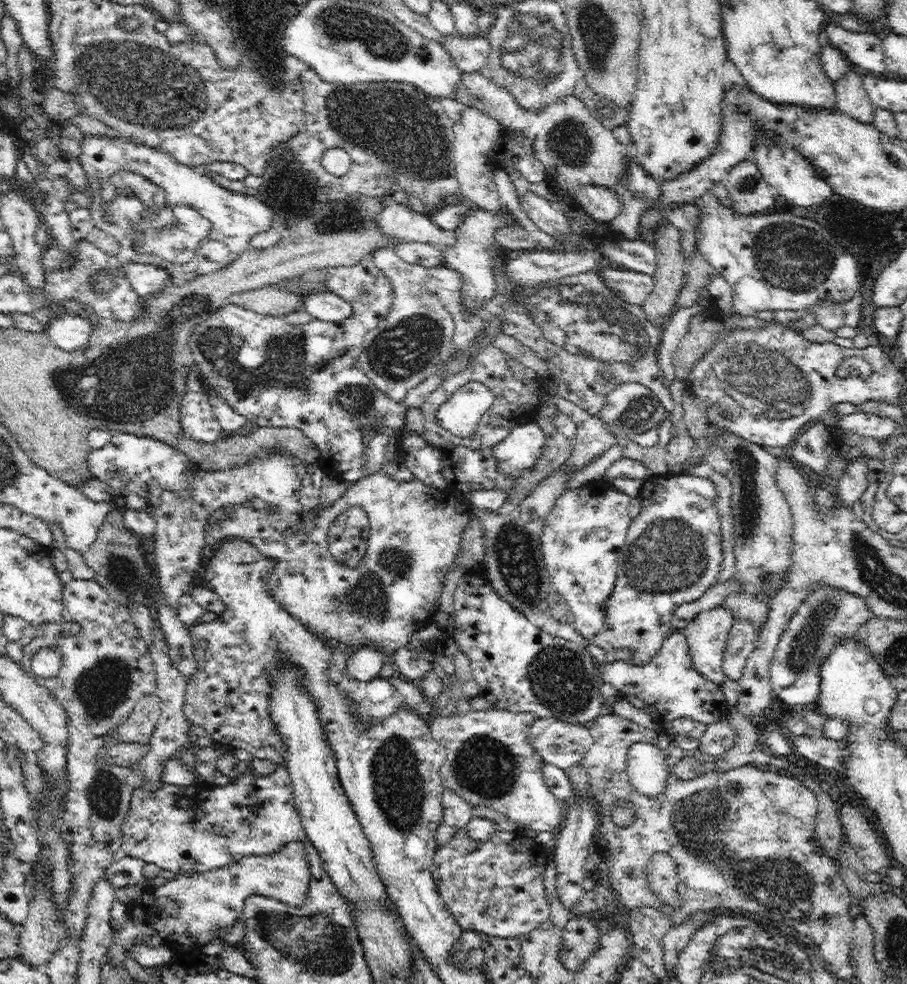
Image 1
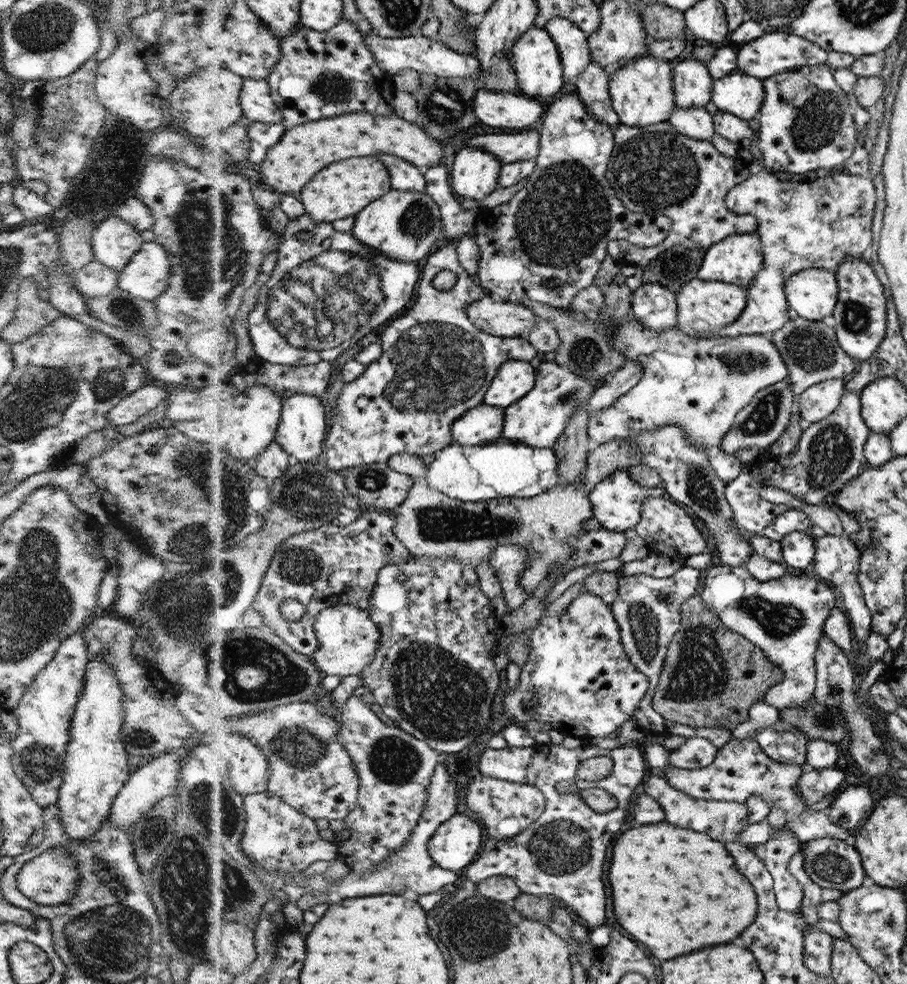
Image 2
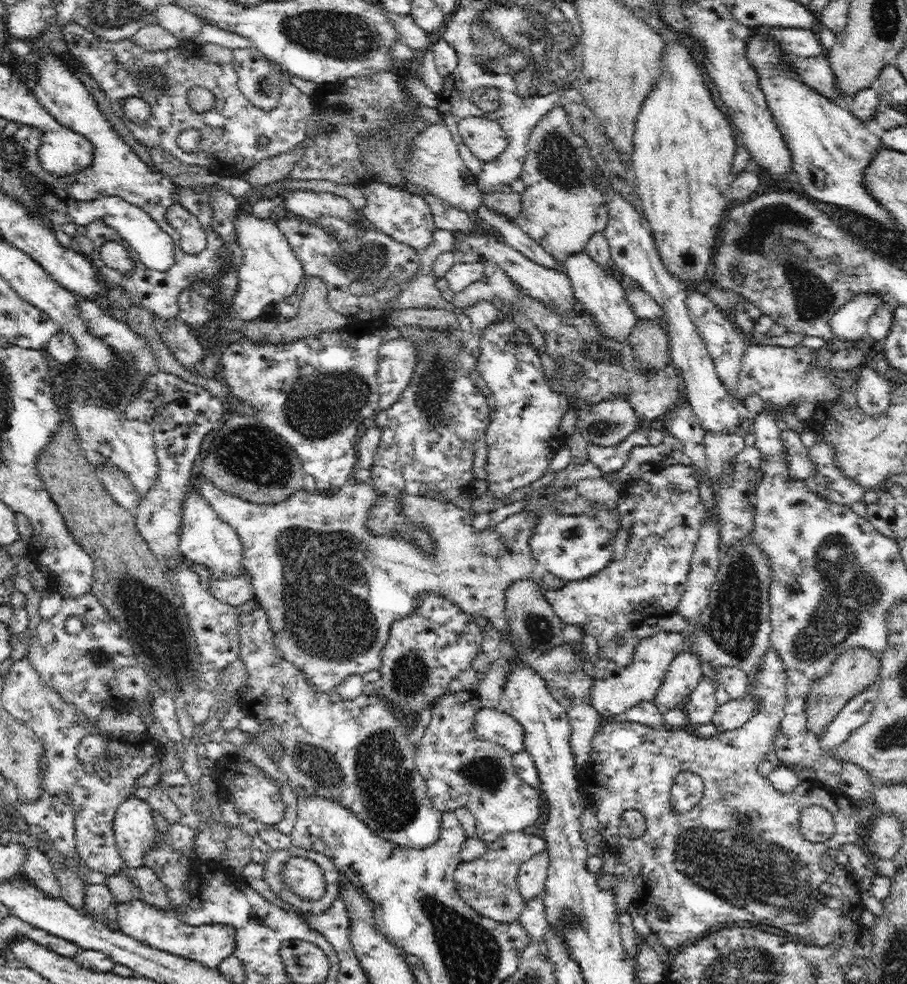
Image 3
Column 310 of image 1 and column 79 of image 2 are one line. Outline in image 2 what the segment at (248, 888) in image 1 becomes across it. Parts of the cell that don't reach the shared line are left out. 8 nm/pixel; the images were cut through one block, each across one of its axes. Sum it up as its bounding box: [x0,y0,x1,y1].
[17,847,80,906]

